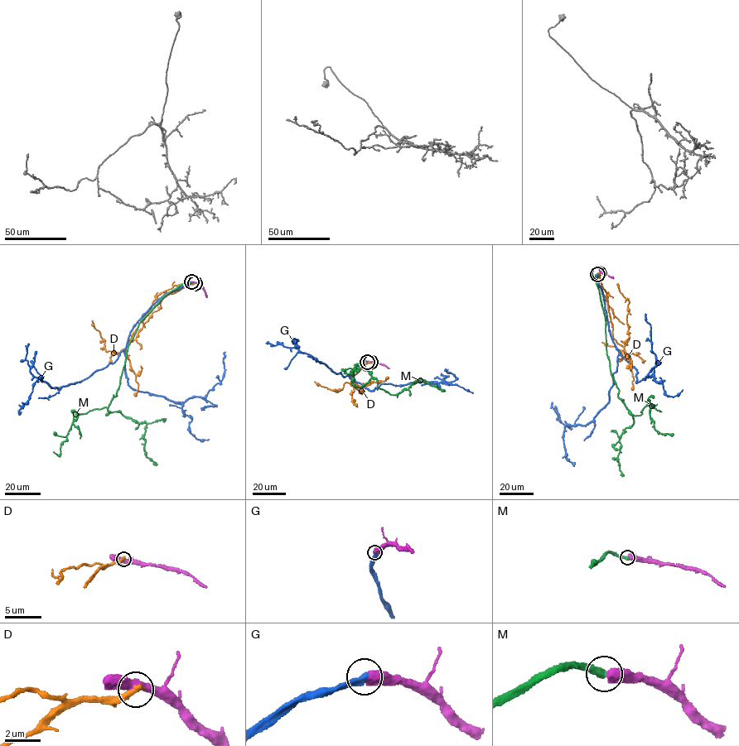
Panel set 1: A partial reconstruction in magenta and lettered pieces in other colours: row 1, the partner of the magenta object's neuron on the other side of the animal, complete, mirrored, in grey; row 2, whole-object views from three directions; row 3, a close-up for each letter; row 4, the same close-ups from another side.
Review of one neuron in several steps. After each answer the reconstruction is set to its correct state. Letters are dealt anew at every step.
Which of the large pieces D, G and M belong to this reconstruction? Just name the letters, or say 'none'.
G

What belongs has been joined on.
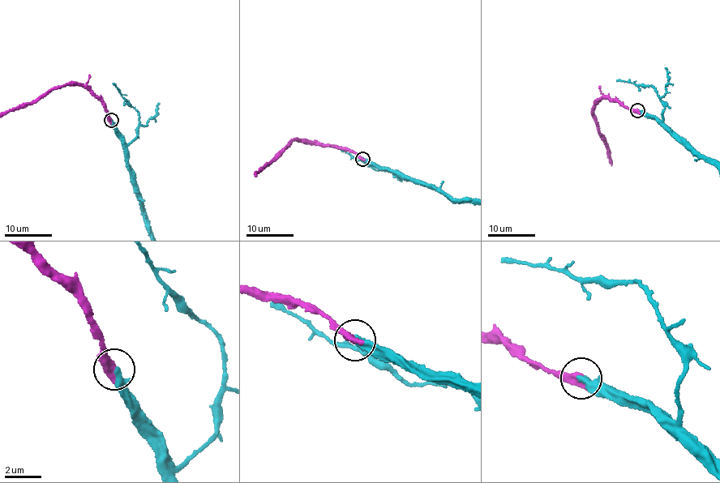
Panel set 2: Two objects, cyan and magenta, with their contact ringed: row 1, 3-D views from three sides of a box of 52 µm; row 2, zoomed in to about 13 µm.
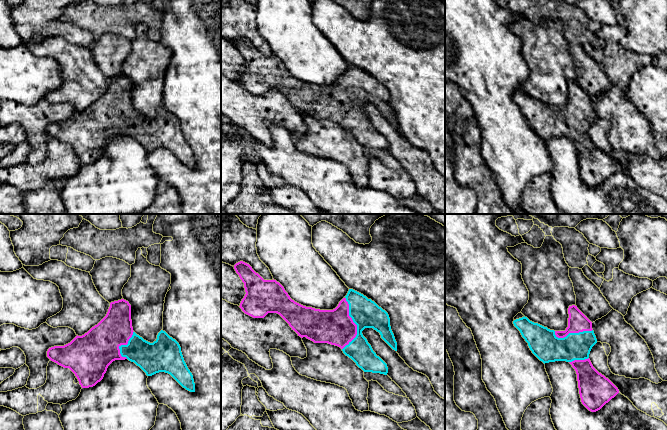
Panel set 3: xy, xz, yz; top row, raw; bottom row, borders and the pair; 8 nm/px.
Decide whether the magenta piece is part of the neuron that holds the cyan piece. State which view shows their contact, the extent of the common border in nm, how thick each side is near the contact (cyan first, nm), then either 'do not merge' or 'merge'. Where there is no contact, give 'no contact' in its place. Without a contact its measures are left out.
xz | 420 nm | 240/280 nm | merge

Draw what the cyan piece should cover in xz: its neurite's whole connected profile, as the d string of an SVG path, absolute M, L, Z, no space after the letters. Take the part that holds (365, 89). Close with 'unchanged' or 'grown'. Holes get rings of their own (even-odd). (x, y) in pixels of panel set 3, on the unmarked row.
M240 37L234 41L236 49L244 59L245 72L240 79L242 87L253 94L264 94L268 89L279 90L301 114L306 113L314 119L328 119L338 122L364 148L387 151L387 140L376 131L362 107L373 104L395 127L397 118L390 102L388 89L363 70L349 65L347 71L333 86L320 86L303 82L290 74L284 63L276 56L264 56L252 43Z | grown

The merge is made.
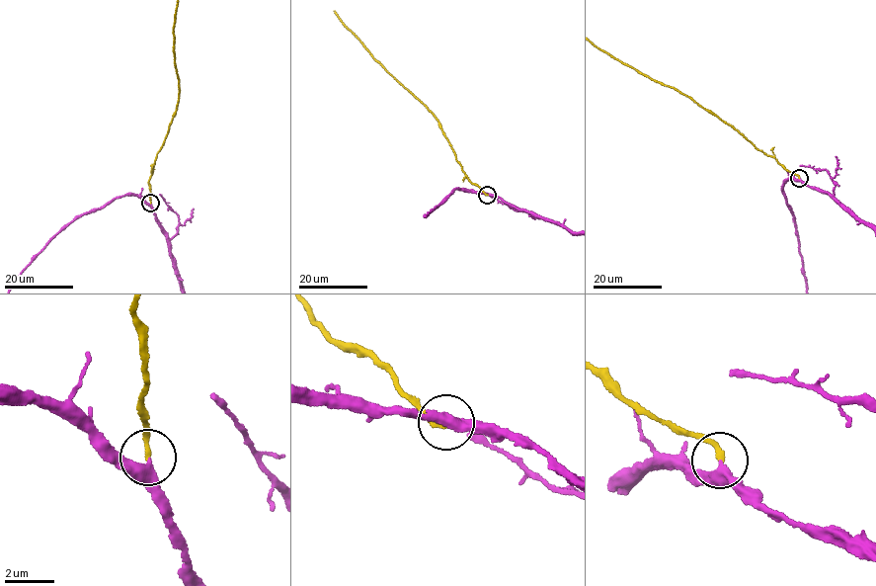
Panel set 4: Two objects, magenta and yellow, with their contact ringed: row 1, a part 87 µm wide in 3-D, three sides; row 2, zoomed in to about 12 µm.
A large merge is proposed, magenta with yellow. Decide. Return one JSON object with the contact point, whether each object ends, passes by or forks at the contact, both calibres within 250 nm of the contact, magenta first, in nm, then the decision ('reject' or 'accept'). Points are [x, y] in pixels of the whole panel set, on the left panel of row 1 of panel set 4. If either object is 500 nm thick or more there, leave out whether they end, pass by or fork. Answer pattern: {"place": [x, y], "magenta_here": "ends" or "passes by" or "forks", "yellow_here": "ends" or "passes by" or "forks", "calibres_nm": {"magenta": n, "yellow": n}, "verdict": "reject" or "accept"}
{"place": [150, 203], "magenta_here": "passes by", "yellow_here": "ends", "calibres_nm": {"magenta": 320, "yellow": 200}, "verdict": "accept"}

